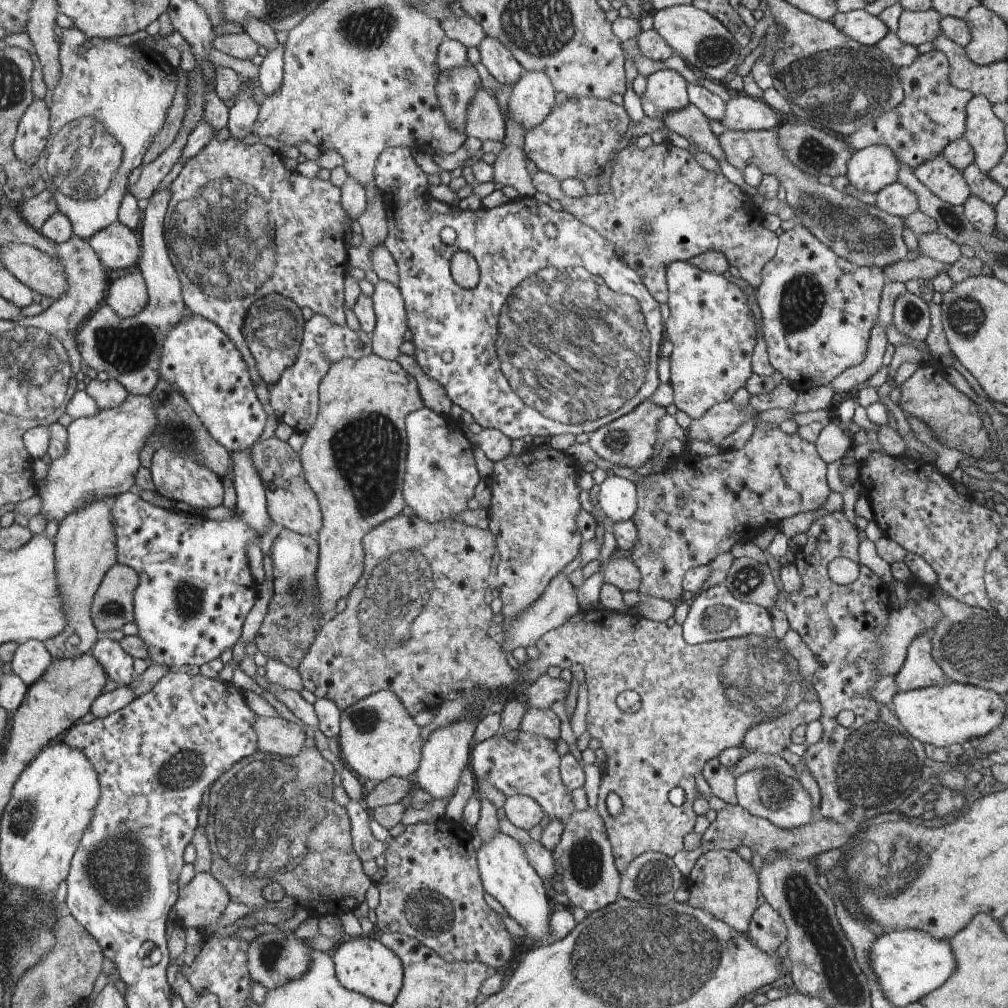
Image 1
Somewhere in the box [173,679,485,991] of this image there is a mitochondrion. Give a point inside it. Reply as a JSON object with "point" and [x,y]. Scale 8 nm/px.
{"point":[270,821]}

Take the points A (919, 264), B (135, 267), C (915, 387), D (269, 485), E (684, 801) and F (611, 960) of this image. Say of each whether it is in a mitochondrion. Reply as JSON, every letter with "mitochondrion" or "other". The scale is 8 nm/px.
{"A":"other","B":"other","C":"other","D":"other","E":"other","F":"mitochondrion"}

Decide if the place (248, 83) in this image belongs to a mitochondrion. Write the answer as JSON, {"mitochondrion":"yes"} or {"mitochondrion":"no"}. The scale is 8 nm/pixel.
{"mitochondrion":"no"}

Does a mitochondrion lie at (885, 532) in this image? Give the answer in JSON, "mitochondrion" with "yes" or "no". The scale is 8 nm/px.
{"mitochondrion":"no"}

